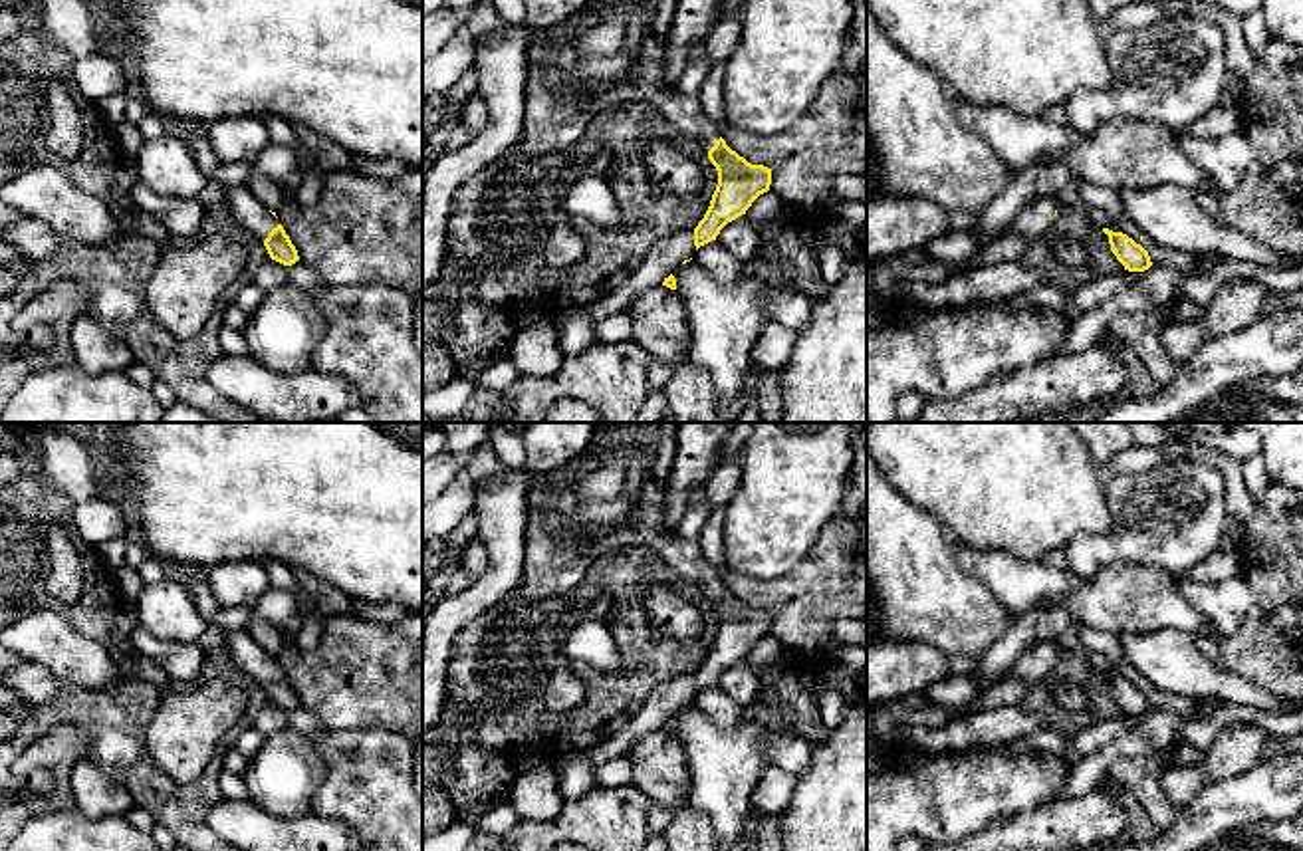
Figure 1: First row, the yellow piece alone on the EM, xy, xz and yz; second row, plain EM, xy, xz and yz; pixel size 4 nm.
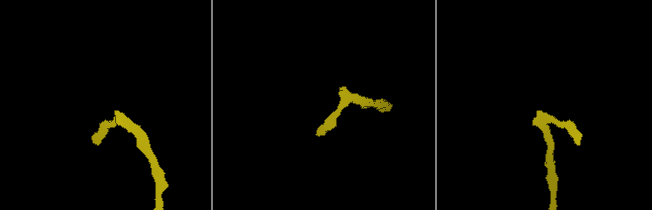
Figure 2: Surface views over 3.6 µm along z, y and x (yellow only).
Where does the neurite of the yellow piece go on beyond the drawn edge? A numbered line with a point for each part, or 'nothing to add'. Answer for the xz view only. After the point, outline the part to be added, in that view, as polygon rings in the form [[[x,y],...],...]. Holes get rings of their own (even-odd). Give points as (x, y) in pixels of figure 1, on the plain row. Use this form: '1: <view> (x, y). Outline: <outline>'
1: xz (609, 496). Outline: [[[597,423],[587,448],[567,464],[533,476],[528,492],[526,565],[516,591],[526,601],[567,595],[609,551],[649,546],[658,567],[694,583],[706,597],[722,569],[706,563],[700,544],[664,530],[666,478],[676,456],[678,423]]]

